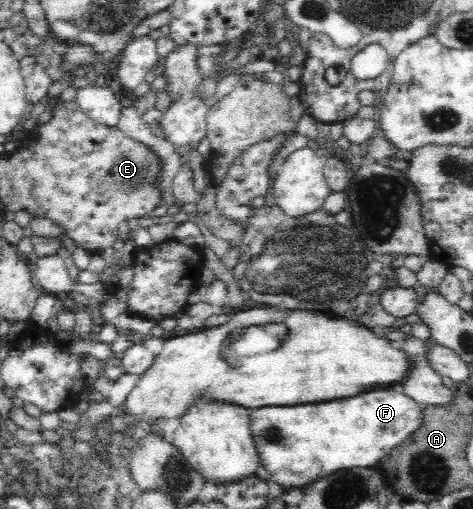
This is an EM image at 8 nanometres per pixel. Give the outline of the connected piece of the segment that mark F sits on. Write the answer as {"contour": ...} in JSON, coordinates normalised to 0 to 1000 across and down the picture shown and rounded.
{"contour":[[[822,760],[691,792],[649,792],[632,800],[552,800],[543,807],[531,806],[526,821],[550,914],[564,921],[573,941],[590,953],[619,961],[666,949],[717,921],[793,919],[793,910],[814,910],[814,898],[886,839],[894,811],[877,786],[860,780],[839,760]]]}

